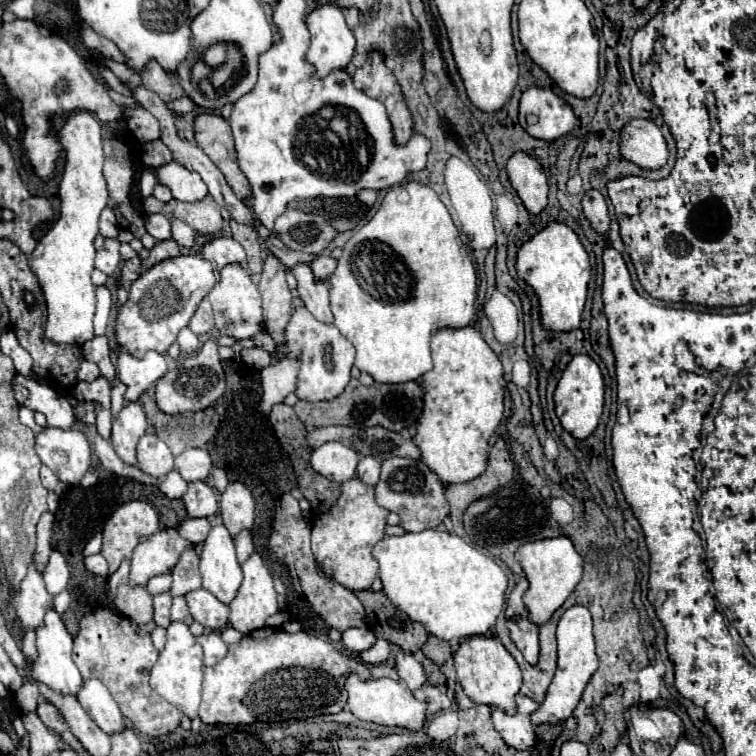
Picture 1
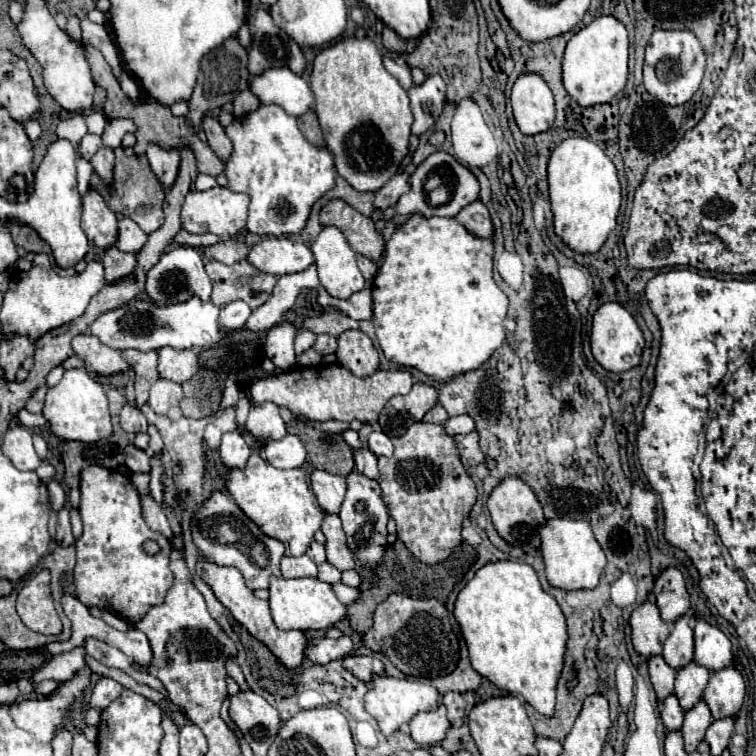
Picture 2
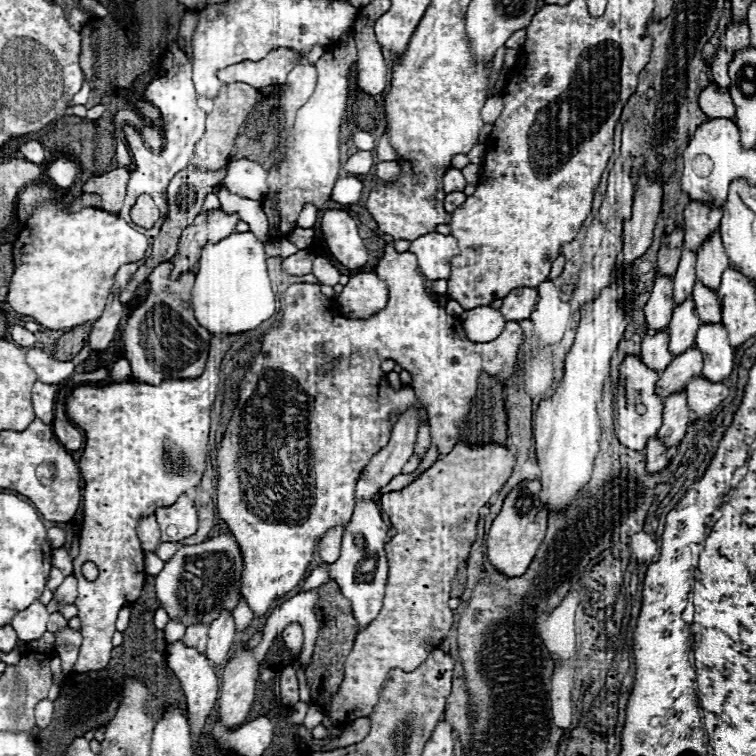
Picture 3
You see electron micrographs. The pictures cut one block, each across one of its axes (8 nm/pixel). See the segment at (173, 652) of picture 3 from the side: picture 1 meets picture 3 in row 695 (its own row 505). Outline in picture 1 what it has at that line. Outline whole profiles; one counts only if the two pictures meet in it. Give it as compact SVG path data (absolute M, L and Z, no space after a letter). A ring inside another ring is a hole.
M192 482L182 500L190 518L208 518L218 512L216 494L206 482Z

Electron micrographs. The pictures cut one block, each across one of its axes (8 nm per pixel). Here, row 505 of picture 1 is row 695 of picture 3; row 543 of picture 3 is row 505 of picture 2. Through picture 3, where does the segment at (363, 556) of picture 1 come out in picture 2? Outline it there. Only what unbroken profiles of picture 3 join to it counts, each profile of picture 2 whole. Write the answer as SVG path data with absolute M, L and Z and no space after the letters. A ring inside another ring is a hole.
M414 422L404 436L394 438L394 454L390 458L386 456L378 458L378 468L380 468L382 498L390 508L392 518L396 520L398 538L424 564L438 564L446 560L452 554L452 550L462 542L460 536L462 522L464 518L470 516L470 510L476 502L476 484L472 482L460 460L454 438L446 436L442 426L438 424Z

